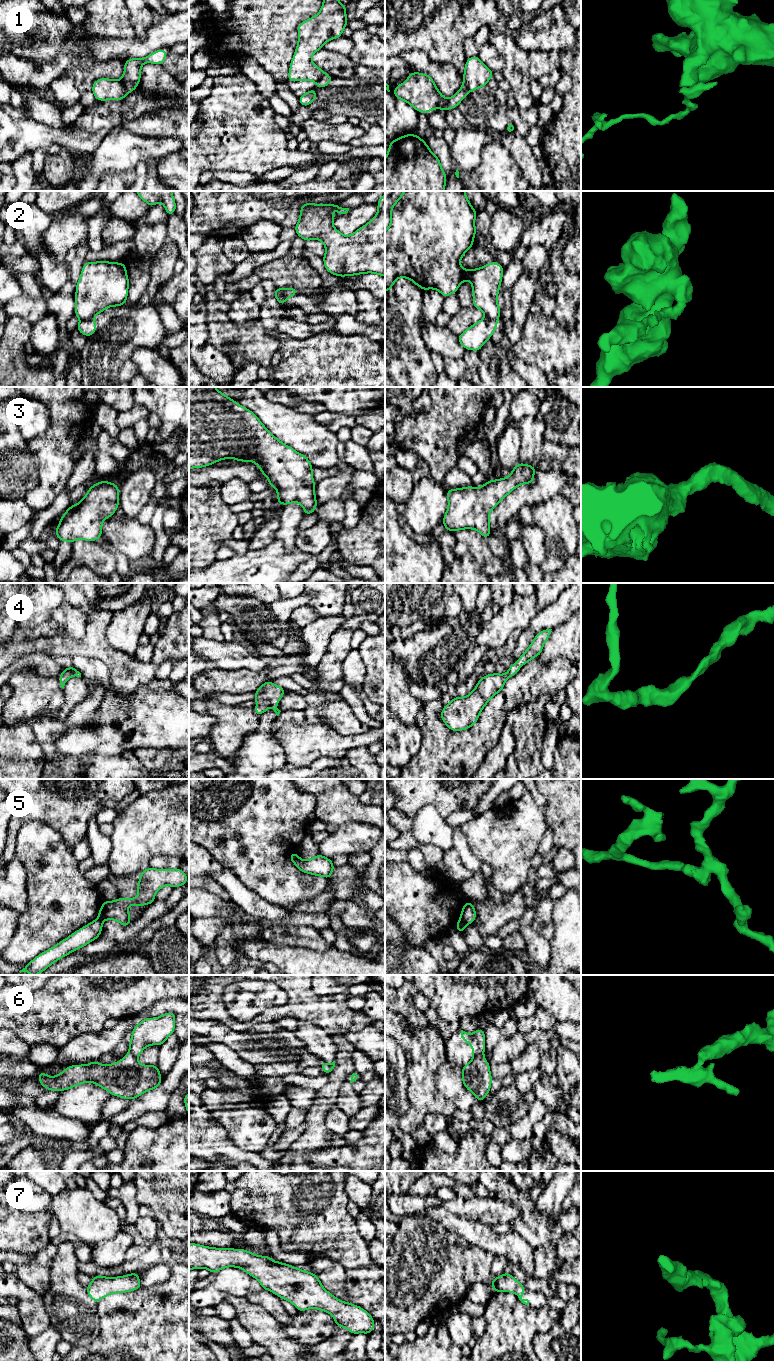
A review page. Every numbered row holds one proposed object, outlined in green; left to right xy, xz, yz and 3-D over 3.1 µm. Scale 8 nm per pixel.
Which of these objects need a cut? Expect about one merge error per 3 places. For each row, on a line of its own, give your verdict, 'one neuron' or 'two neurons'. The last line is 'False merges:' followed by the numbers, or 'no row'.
1: two neurons
2: two neurons
3: one neuron
4: one neuron
5: two neurons
6: two neurons
7: one neuron
False merges: 1, 2, 5, 6

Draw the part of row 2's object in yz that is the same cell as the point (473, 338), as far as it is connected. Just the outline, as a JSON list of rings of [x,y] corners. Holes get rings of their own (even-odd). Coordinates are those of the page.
[[[483,318],[457,336],[458,341],[466,350],[479,352],[483,344],[493,335],[497,325],[498,319]]]

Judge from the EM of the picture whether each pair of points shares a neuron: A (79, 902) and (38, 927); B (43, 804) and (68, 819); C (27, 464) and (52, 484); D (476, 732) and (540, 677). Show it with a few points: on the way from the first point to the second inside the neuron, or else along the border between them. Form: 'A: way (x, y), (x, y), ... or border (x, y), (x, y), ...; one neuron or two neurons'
A: way (69, 903), (61, 911), (55, 912), (48, 919); one neuron
B: way (49, 804), (53, 804), (62, 813); one neuron
C: border (29, 450), (38, 462), (38, 482), (26, 493); two neurons
D: way (492, 716), (524, 685); one neuron

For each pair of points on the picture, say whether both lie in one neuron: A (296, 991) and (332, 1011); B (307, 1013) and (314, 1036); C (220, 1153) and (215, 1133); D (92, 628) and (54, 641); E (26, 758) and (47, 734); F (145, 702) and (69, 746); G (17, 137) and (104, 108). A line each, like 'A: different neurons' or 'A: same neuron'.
A: same neuron
B: different neurons
C: same neuron
D: same neuron
E: different neurons
F: same neuron
G: same neuron

